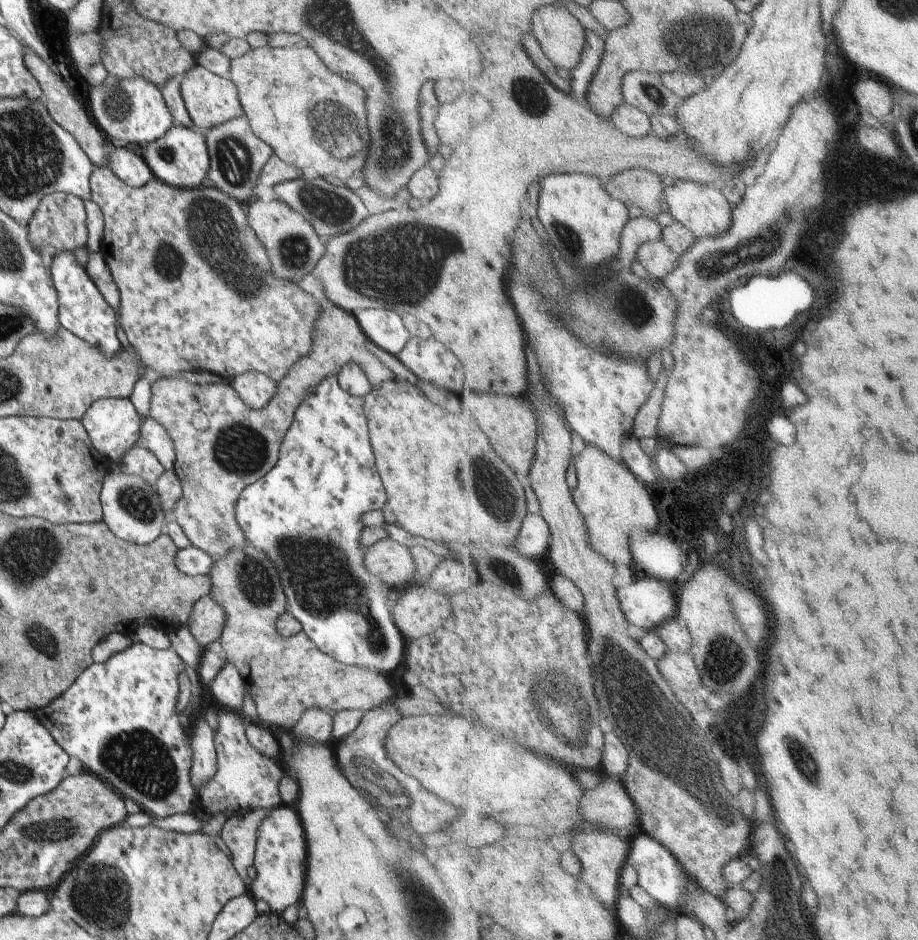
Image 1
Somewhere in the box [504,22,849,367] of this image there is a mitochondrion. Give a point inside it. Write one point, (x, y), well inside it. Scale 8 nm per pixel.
(781, 231)

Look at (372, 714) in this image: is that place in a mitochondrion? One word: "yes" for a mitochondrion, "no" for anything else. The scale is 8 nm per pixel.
no

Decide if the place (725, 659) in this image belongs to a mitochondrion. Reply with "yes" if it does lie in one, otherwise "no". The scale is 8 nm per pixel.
yes

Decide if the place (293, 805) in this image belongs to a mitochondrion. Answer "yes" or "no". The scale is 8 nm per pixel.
no

